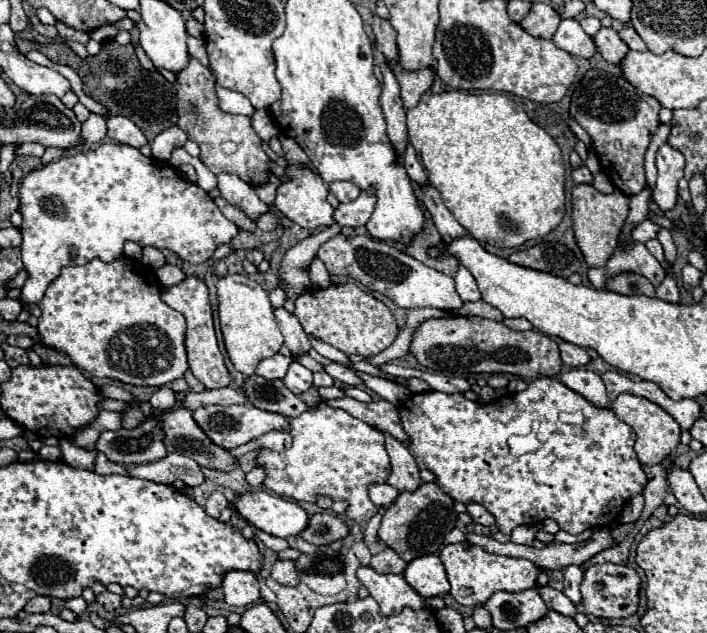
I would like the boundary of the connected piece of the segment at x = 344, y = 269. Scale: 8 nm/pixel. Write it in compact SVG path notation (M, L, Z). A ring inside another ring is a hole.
M338 234L319 248L317 258L325 264L329 274L361 282L369 290L381 292L401 308L433 306L441 310L459 310L463 306L463 300L459 298L451 276L421 264L419 260L401 252L391 242L379 242L371 236L347 238L344 234Z

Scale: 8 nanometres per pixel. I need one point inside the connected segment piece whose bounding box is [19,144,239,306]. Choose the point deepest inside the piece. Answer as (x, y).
(87, 206)

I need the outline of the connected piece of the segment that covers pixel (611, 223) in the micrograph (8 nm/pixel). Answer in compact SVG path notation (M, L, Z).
M579 184L573 188L573 231L577 246L583 252L587 266L601 268L619 246L619 230L629 212L629 198L615 190L613 194L601 194L589 184Z

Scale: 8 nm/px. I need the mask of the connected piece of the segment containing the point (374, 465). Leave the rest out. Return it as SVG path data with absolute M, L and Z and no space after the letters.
M319 402L311 412L303 412L303 416L291 420L291 436L293 444L291 448L283 452L261 448L257 454L257 466L265 470L263 486L279 496L287 496L293 500L305 500L305 502L317 502L319 496L329 496L333 500L347 502L345 516L355 522L369 522L377 514L377 506L369 500L369 486L371 484L383 484L387 482L387 476L391 474L389 456L385 452L385 434L357 418L353 418L349 412L331 408L327 402Z

